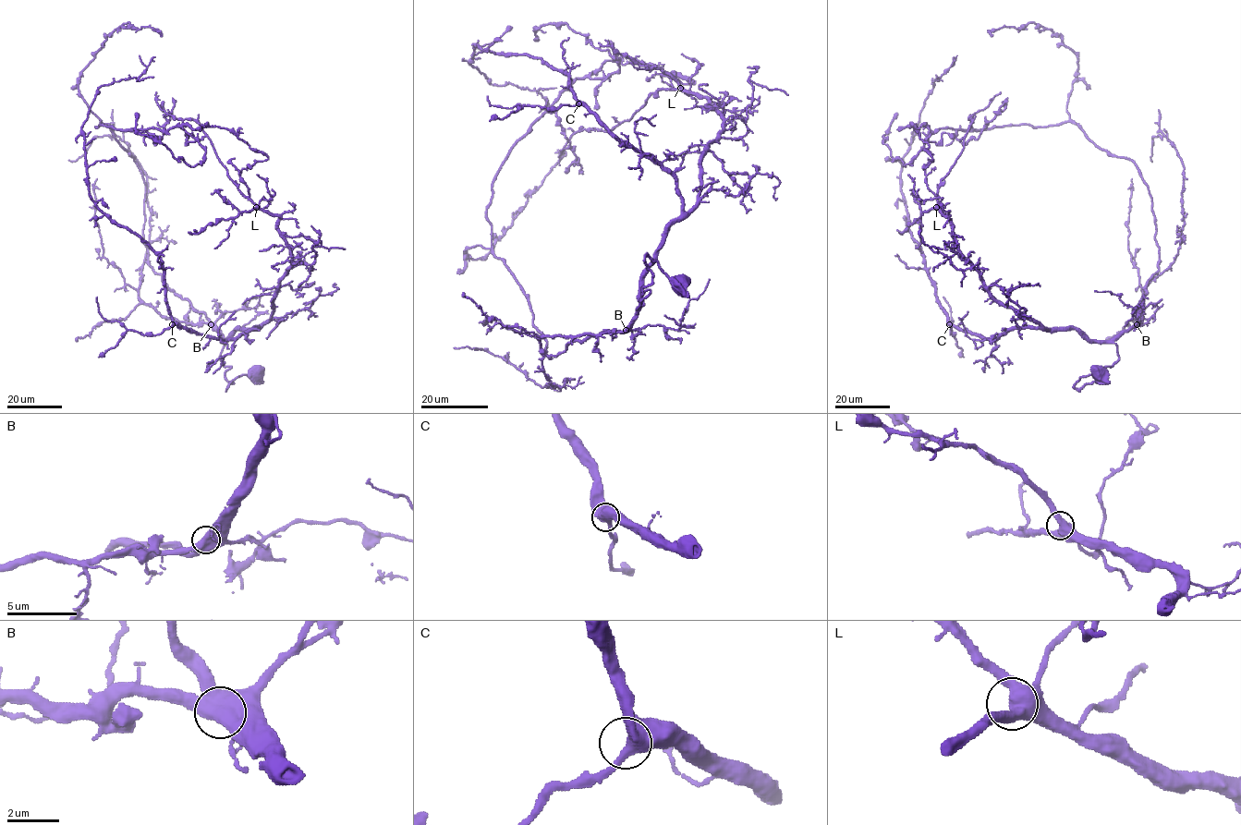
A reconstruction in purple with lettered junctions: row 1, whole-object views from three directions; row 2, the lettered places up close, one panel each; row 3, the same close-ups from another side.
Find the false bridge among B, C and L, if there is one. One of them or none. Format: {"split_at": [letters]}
{"split_at": []}

